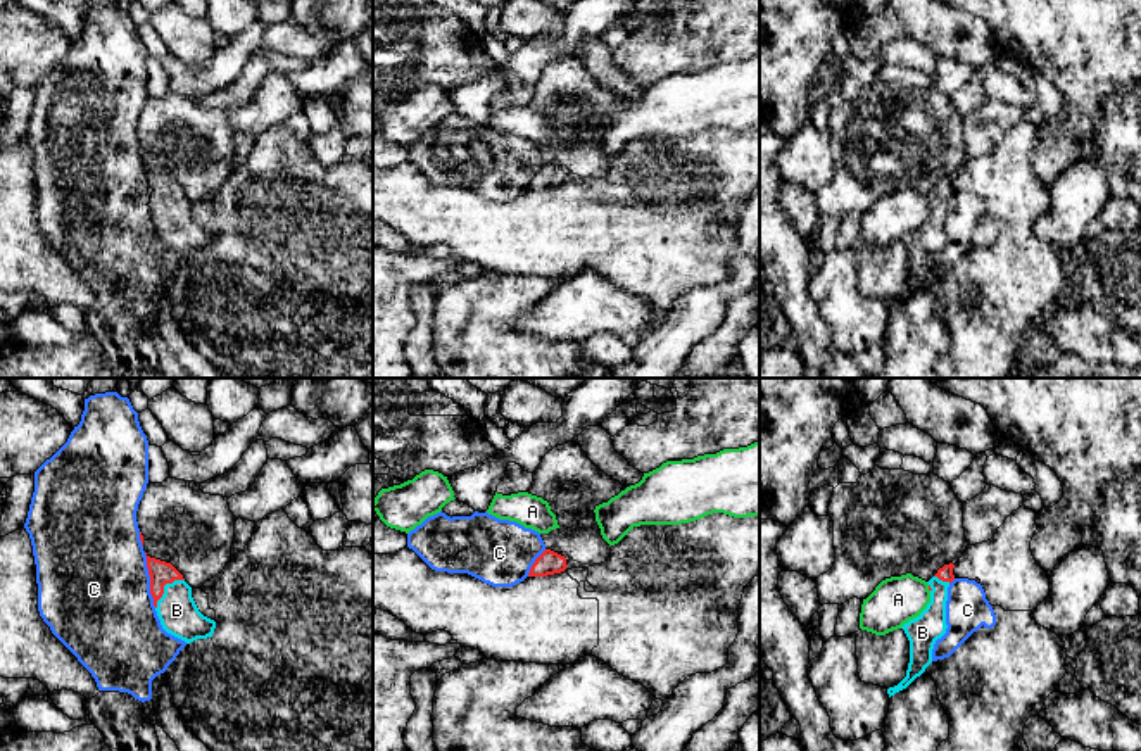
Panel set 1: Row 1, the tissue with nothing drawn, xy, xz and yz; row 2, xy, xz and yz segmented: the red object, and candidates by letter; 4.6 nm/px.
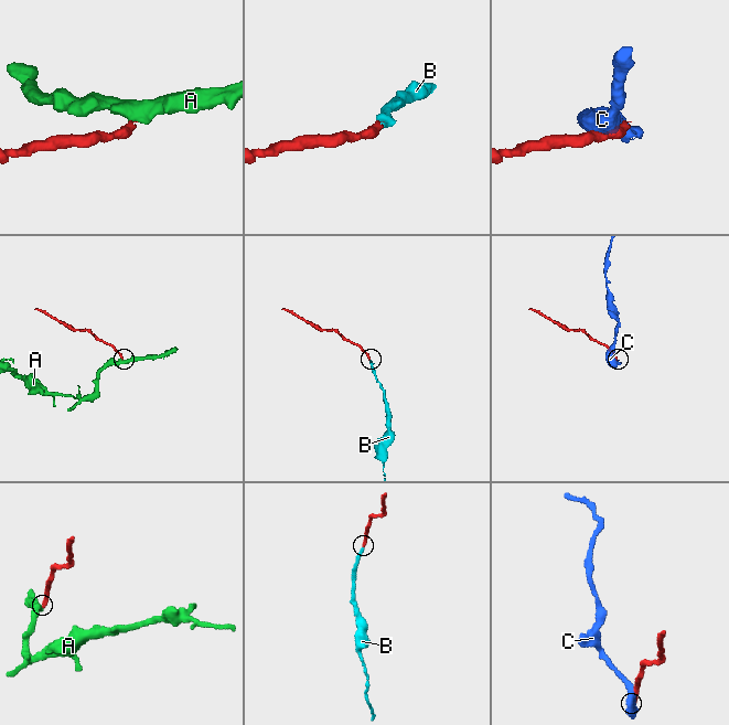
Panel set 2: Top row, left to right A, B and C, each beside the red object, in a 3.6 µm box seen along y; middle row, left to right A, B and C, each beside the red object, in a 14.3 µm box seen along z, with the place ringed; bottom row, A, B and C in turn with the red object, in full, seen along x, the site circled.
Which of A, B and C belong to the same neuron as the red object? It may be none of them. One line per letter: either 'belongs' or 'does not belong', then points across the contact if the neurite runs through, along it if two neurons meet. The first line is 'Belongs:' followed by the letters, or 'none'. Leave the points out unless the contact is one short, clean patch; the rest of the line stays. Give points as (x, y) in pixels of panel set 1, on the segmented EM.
Belongs: B
A: does not belong | along yz (927, 586), (929, 591)
B: belongs | across xy (161, 572), (163, 587), (171, 596), (176, 610)
C: does not belong

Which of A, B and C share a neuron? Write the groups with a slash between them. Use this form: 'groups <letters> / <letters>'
groups A / B / C

